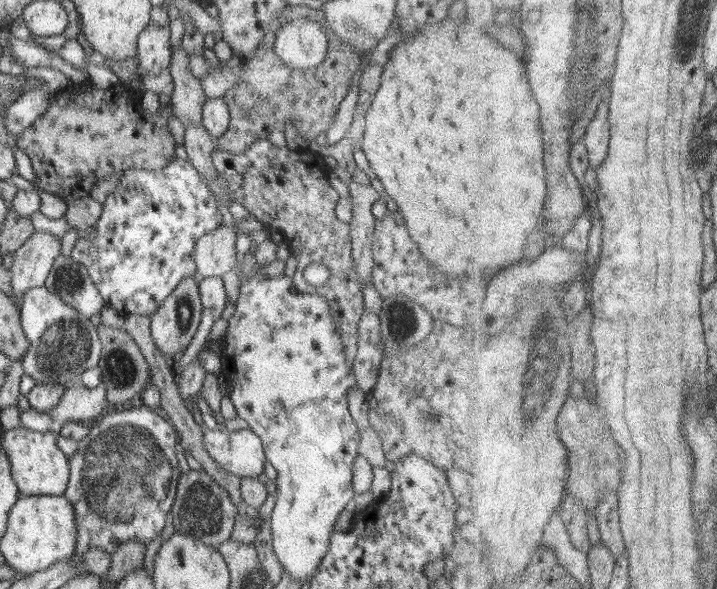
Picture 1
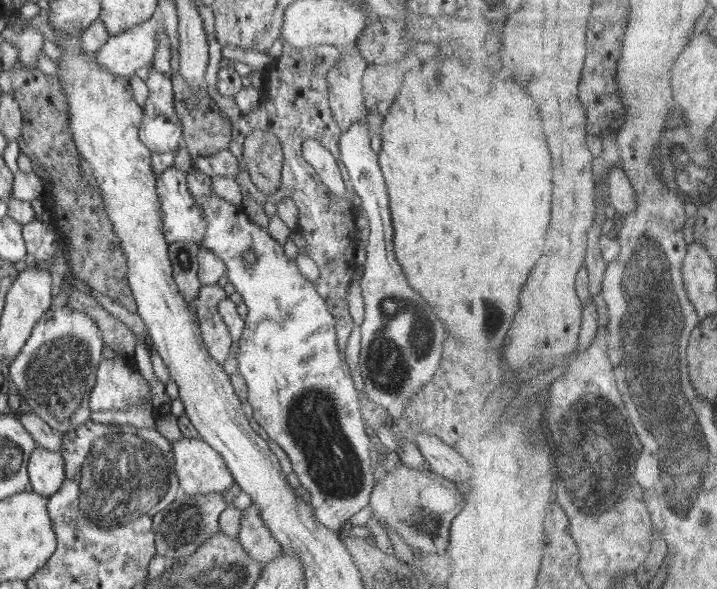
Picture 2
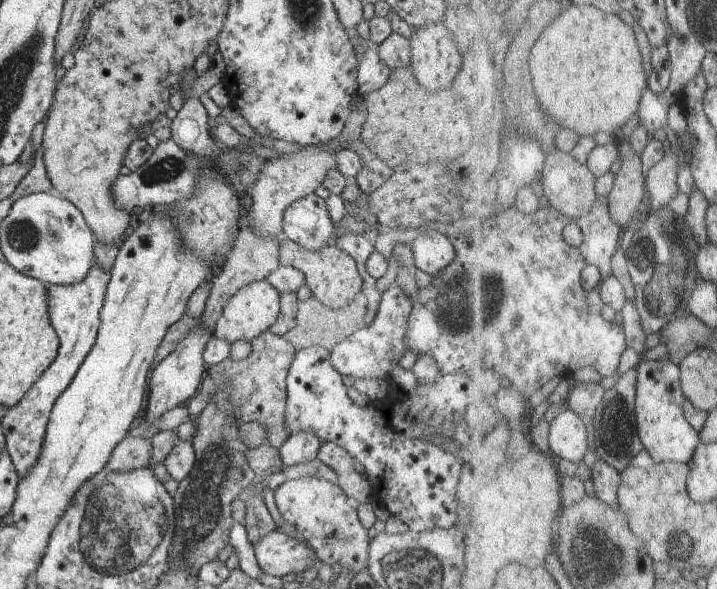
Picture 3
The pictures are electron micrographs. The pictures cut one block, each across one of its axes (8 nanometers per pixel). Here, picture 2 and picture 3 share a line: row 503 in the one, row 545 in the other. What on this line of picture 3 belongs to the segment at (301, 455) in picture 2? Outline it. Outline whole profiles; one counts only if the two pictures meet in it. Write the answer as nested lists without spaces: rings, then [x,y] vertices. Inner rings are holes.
[[[305,476],[283,482],[274,493],[279,514],[295,526],[305,542],[315,551],[317,559],[335,568],[362,572],[369,560],[368,531],[358,519],[340,486],[331,479]]]

